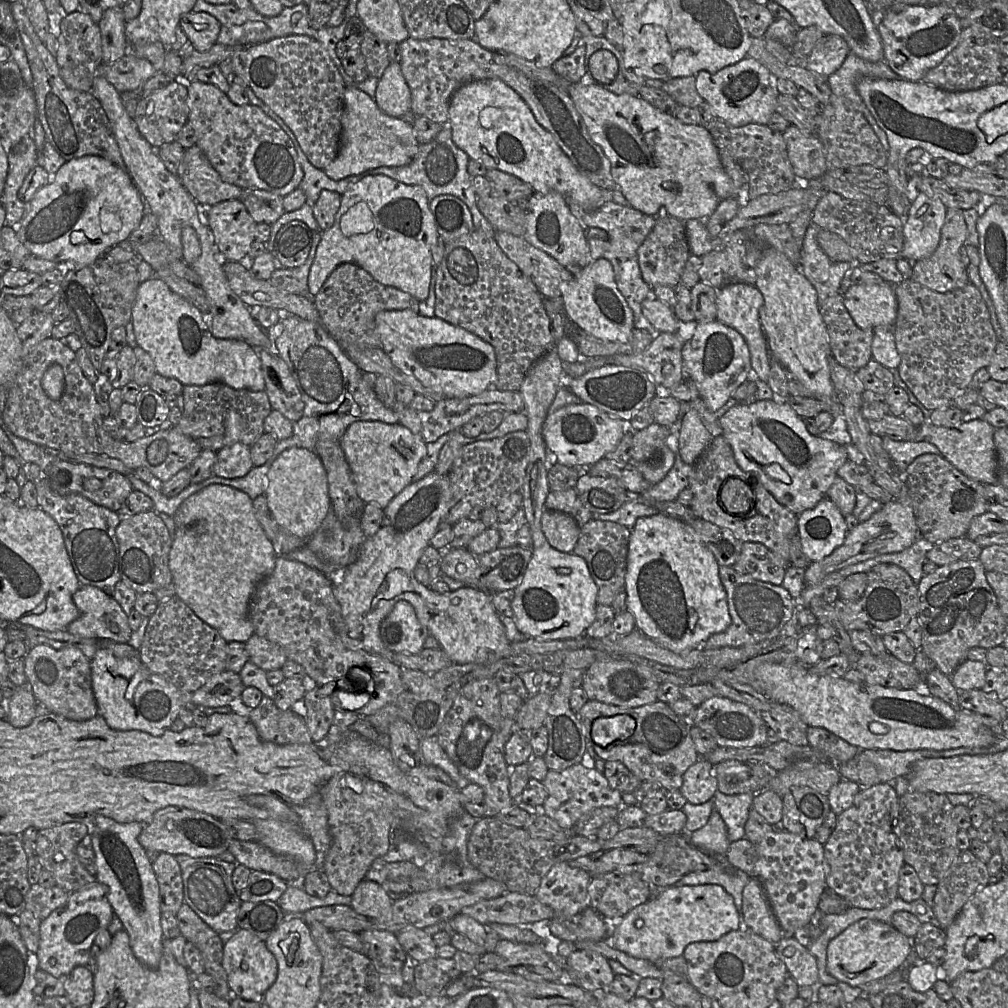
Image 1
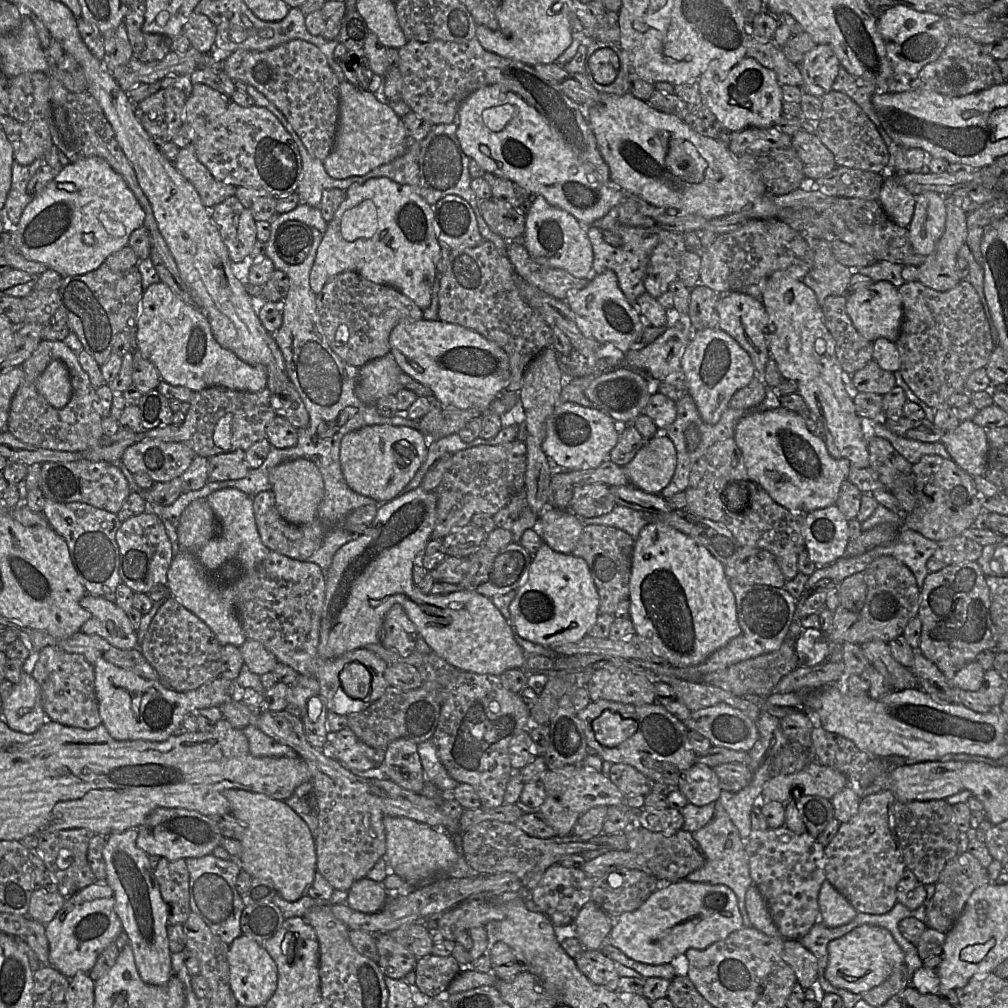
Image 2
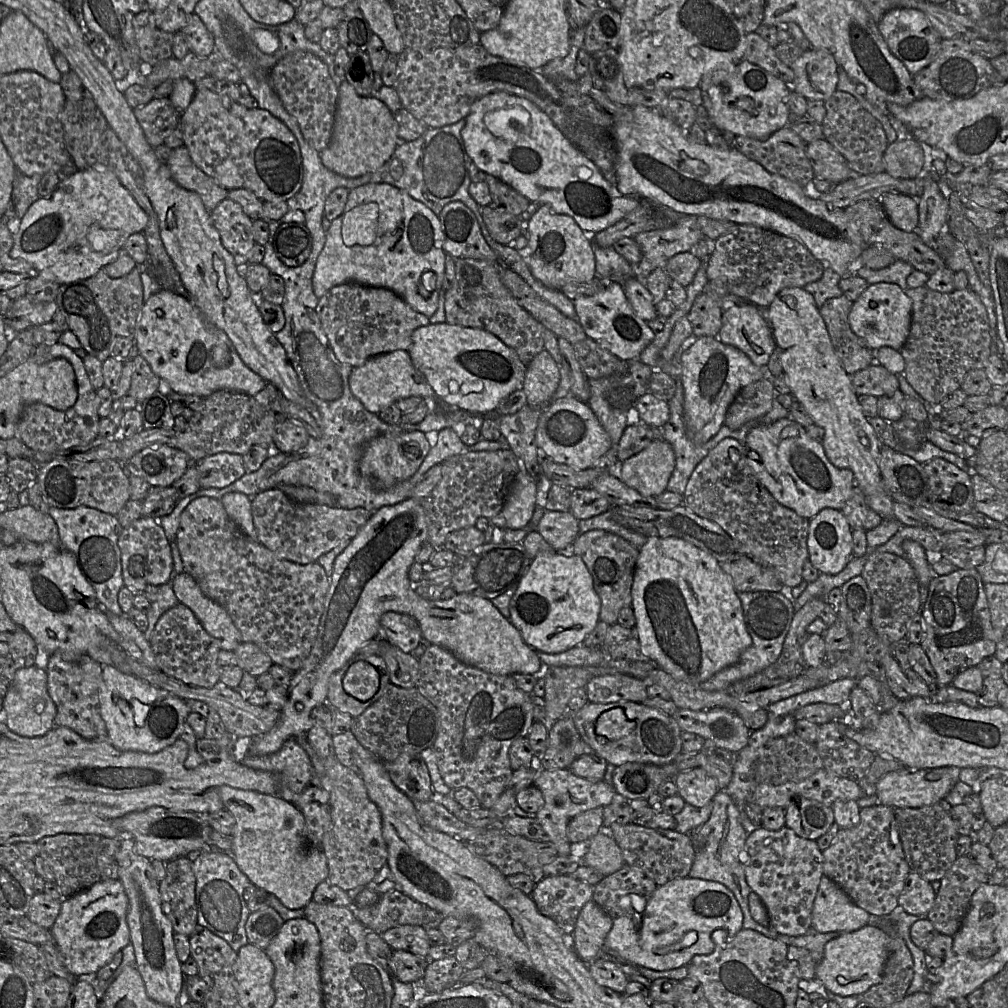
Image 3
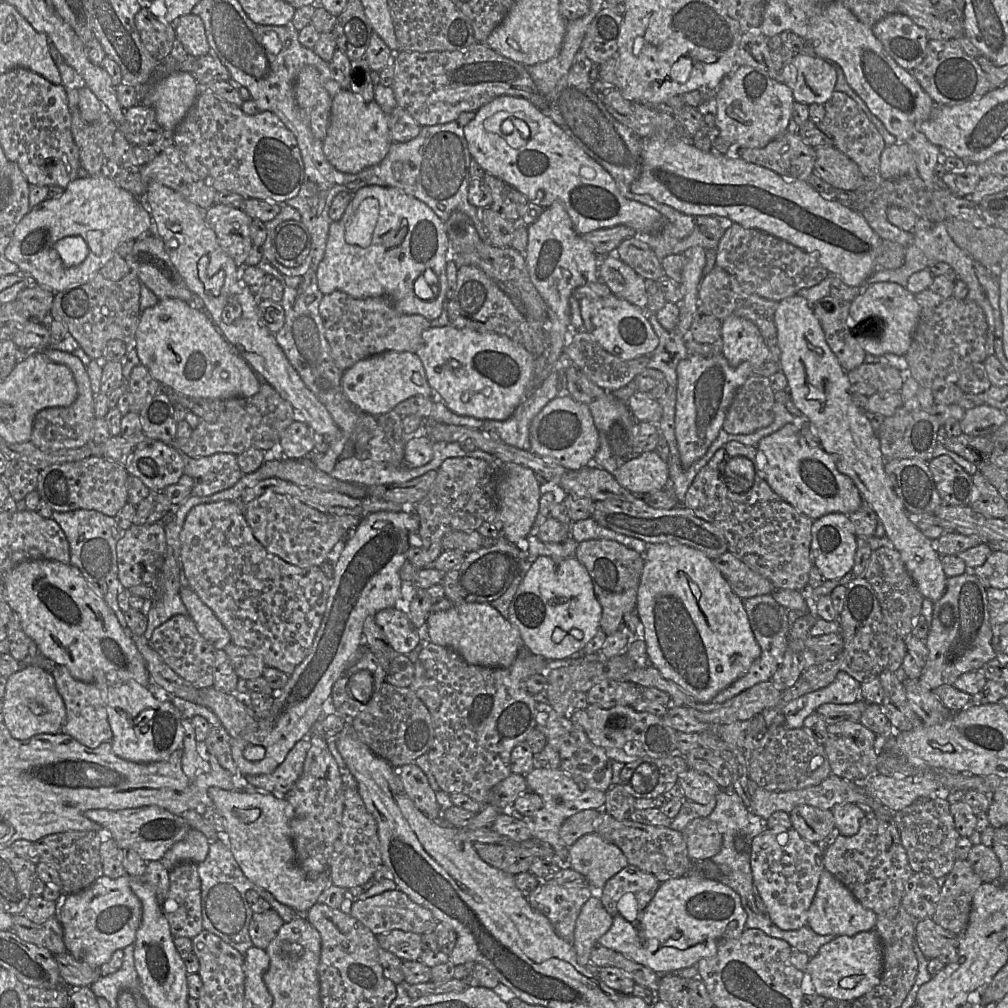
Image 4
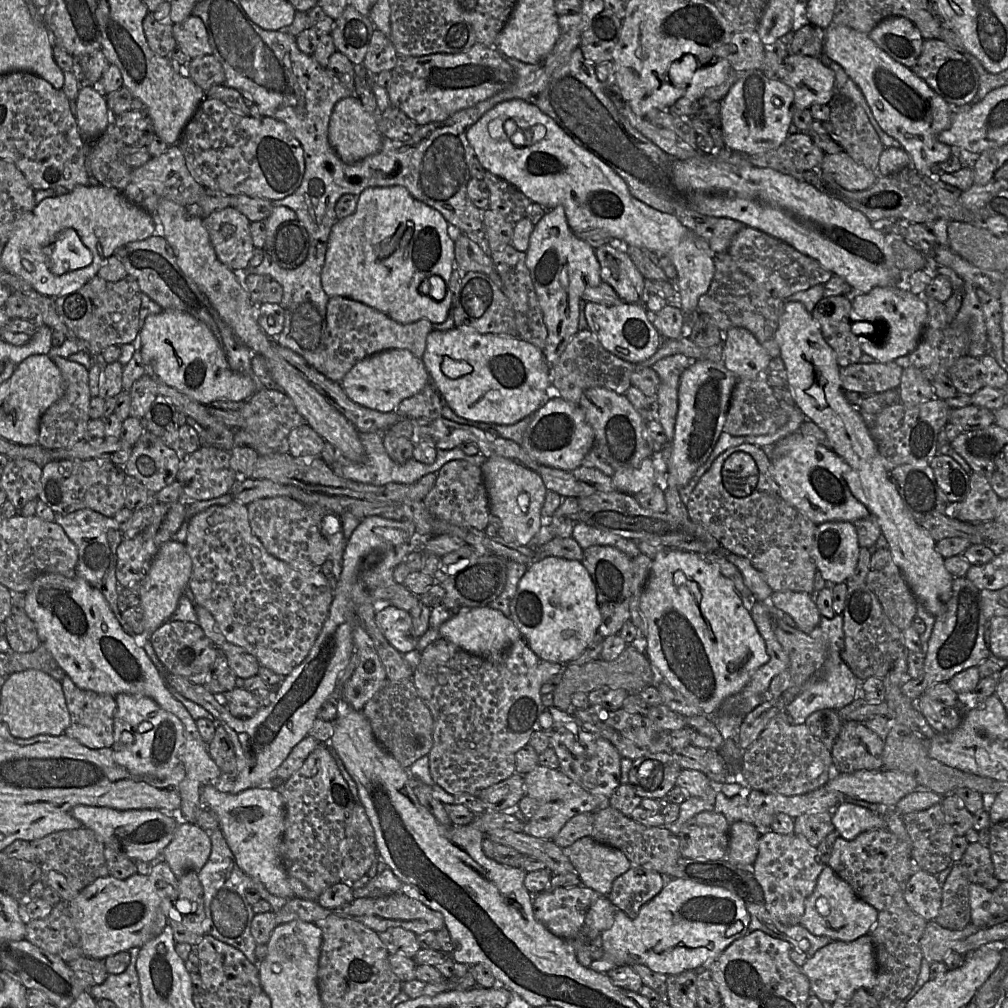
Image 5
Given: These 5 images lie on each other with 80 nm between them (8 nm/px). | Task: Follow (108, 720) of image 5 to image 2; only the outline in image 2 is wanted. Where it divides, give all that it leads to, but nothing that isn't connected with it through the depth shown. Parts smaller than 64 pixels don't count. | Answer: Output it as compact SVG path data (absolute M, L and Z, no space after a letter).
M46 646L36 656L25 661L25 671L38 682L41 690L42 706L47 720L60 724L90 730L102 724L95 691L93 664L82 654L70 653L54 646Z

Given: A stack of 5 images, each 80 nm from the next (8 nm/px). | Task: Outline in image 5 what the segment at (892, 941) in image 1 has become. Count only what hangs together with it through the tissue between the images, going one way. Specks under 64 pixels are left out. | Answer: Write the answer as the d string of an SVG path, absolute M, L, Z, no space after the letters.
M869 934L854 941L832 941L809 957L801 967L809 980L810 991L822 1002L849 1000L860 988L871 990L876 983L874 944Z

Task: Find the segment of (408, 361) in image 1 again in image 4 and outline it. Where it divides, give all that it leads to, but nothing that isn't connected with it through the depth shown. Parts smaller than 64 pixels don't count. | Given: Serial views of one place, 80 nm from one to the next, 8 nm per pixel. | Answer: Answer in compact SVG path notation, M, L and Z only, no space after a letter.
M451 325L430 327L422 333L421 346L415 353L421 360L430 387L454 413L477 419L506 420L532 391L535 359L523 345L493 332L456 328Z

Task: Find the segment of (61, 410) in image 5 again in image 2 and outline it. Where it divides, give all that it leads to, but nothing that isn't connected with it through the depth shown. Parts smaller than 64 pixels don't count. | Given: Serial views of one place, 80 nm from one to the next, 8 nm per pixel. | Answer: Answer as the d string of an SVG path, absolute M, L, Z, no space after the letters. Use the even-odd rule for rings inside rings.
M42 340L21 368L24 380L11 400L7 431L23 443L43 449L82 452L96 446L104 434L101 403L95 387L79 362L78 354L64 341ZM54 360L61 360L67 366L72 386L70 401L59 409L49 404L36 387L38 377Z

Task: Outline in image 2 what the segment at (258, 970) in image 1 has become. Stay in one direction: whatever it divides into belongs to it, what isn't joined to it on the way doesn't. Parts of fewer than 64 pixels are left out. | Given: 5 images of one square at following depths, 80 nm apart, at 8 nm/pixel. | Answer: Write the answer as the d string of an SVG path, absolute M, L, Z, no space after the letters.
M242 934L229 945L227 958L230 986L238 1004L247 1007L265 1006L274 994L278 982L277 966L270 954L261 944Z

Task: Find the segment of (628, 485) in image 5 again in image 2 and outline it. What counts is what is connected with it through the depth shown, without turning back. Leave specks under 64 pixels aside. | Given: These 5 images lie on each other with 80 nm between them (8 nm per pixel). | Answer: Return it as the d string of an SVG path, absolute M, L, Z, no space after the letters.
M658 433L646 441L623 470L631 485L646 493L660 495L670 483L676 466L673 442L664 433Z

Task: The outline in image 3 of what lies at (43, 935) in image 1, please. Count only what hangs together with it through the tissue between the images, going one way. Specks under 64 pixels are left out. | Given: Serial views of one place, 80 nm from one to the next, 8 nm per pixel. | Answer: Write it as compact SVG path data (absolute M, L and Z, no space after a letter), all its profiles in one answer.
M119 879L100 880L85 891L70 898L62 898L60 913L50 931L66 967L77 979L95 977L95 973L100 968L109 963L117 952L131 943L127 911L128 898Z

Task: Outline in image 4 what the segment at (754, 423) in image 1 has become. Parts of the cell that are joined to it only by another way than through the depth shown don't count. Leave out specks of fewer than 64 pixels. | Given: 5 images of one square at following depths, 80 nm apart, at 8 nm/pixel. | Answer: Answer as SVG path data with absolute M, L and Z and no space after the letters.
M798 423L786 424L761 439L756 459L759 471L763 472L771 489L812 520L834 512L849 515L861 507L863 499L853 481L837 470L832 455L822 447L809 445Z

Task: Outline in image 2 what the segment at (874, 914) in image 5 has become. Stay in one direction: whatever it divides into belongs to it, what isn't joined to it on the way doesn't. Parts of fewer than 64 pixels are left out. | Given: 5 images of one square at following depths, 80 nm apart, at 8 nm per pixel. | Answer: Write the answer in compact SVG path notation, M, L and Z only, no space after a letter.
M827 879L820 888L818 905L818 921L829 928L845 925L858 914L858 911Z

